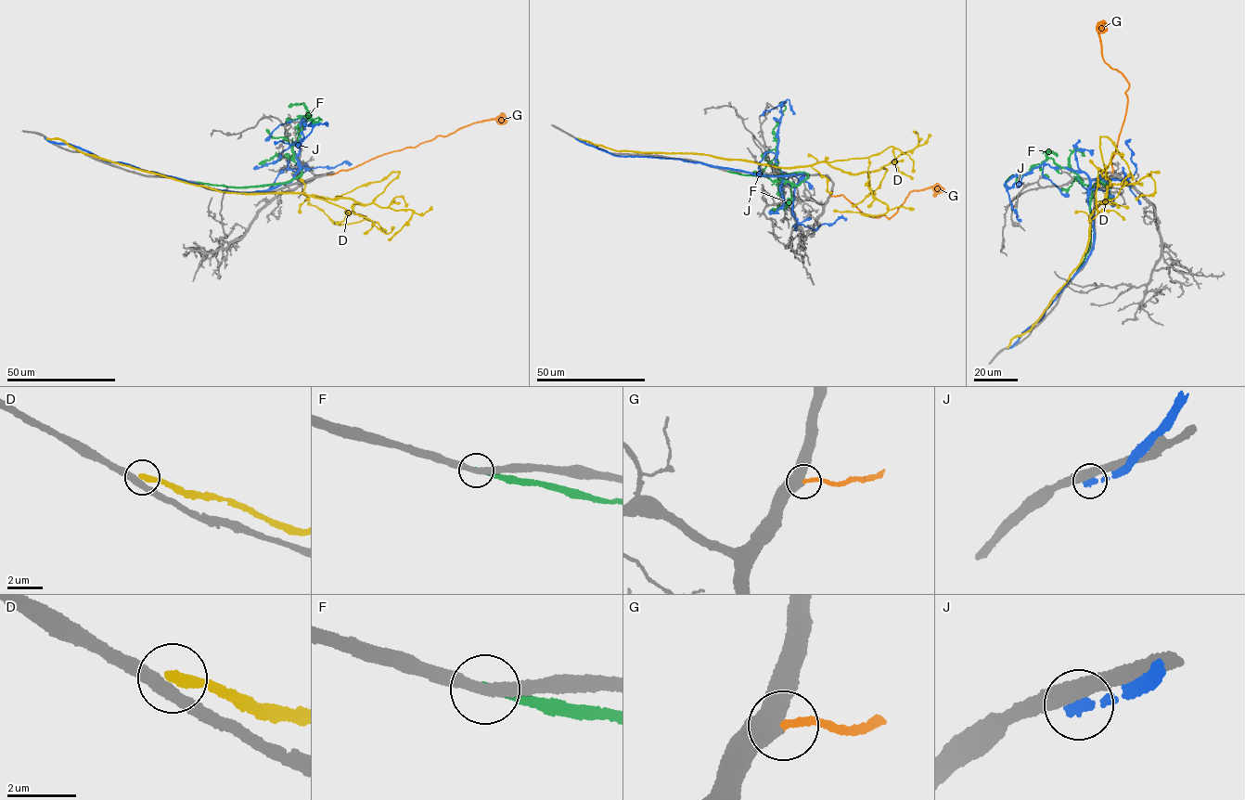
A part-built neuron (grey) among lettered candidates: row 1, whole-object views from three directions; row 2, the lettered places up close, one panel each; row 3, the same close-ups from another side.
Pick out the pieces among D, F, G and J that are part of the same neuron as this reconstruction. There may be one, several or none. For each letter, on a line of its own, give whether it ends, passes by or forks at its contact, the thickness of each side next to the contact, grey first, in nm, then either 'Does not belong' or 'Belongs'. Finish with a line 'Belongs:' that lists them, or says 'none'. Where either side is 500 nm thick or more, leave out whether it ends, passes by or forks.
D: It ends there. Thickness 400 nm (grey) against 400 nm. Does not belong
F: It ends there. Thickness 360 nm (grey) against 240 nm. Does not belong
G: Thickness 500 nm (grey) against 240 nm. Belongs
J: It ends there. Thickness 440 nm (grey) against 320 nm. Does not belong
Belongs: G

